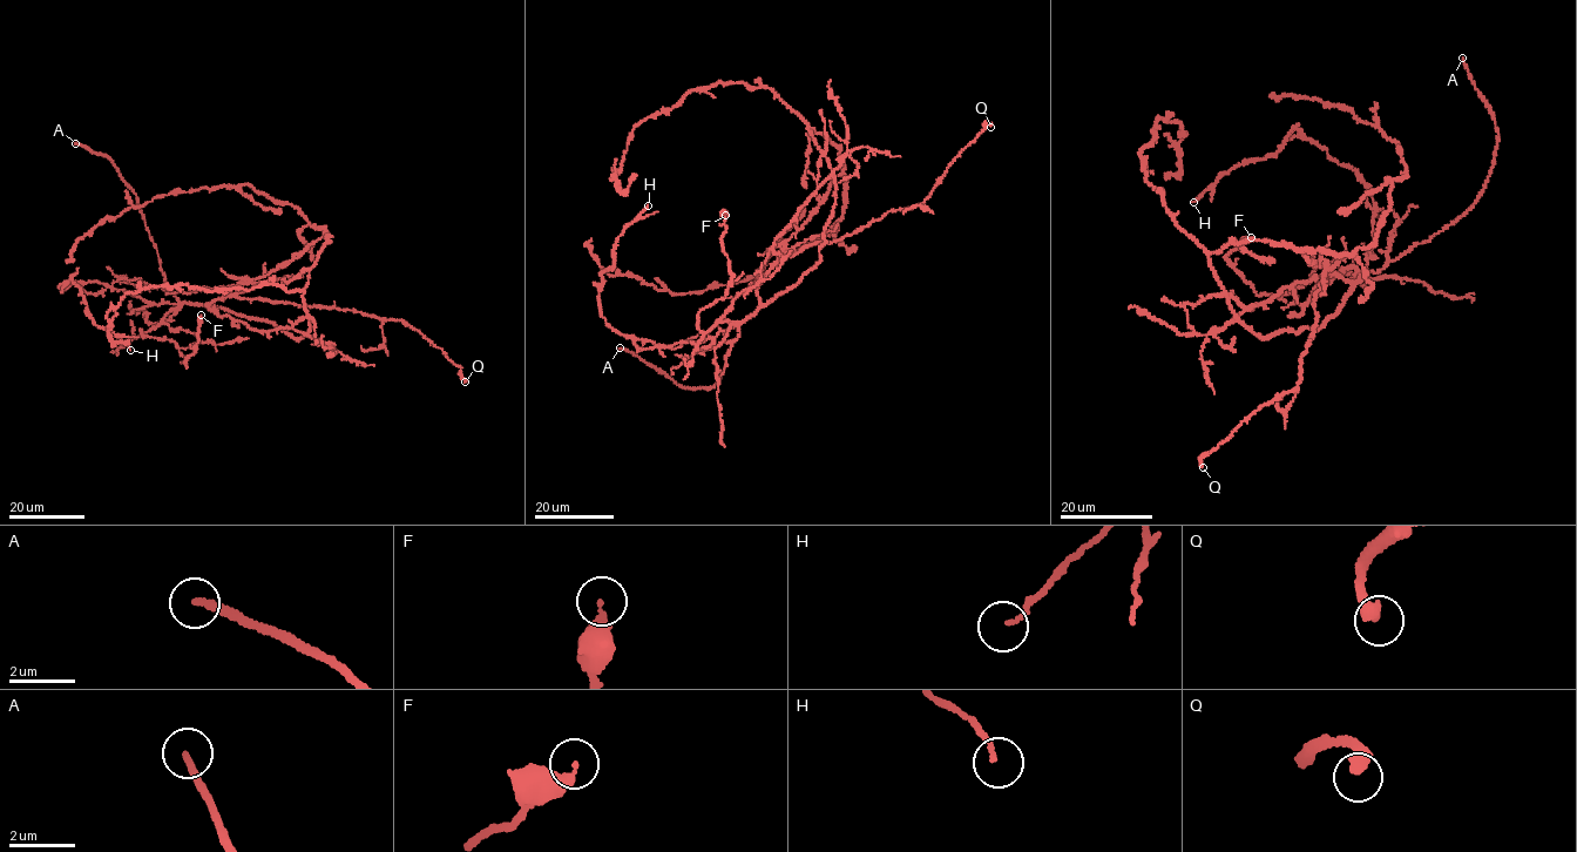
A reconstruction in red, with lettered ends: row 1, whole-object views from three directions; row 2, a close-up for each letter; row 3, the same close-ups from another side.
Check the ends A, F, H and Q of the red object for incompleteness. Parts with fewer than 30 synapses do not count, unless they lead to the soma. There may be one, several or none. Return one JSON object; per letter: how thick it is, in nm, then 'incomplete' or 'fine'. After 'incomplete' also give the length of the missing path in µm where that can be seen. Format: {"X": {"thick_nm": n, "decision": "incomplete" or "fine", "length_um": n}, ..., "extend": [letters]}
{"A": {"thick_nm": 240, "decision": "incomplete", "length_um": 20}, "F": {"thick_nm": 280, "decision": "fine"}, "H": {"thick_nm": 110, "decision": "fine"}, "Q": {"thick_nm": 440, "decision": "fine"}, "extend": ["A"]}

